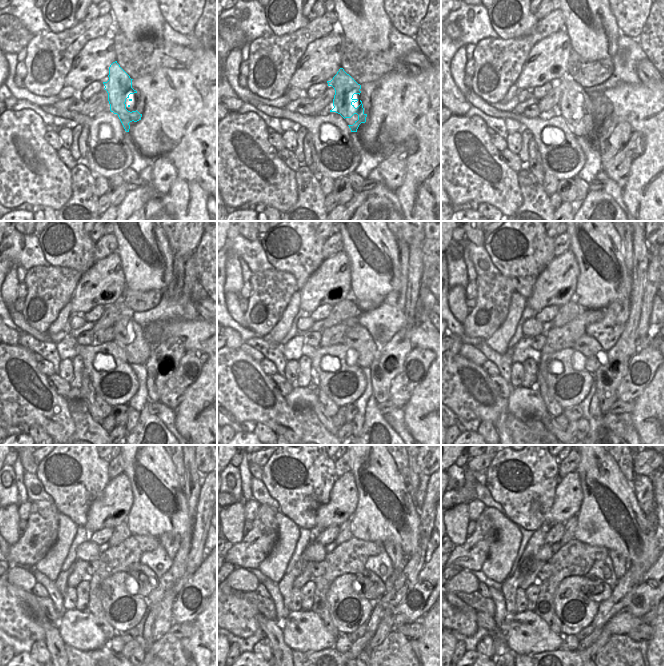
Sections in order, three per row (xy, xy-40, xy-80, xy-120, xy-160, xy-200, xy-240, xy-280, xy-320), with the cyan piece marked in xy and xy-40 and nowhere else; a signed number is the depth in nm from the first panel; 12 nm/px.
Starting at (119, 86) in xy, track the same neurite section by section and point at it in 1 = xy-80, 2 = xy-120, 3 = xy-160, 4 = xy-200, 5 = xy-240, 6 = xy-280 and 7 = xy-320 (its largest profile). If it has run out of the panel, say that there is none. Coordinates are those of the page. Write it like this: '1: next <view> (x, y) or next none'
1: next xy-80 (570, 88)
2: next xy-120 (134, 342)
3: next xy-160 (357, 338)
4: next xy-200 (588, 346)
5: next xy-240 (142, 574)
6: next xy-280 (373, 587)
7: next xy-320 (598, 591)

